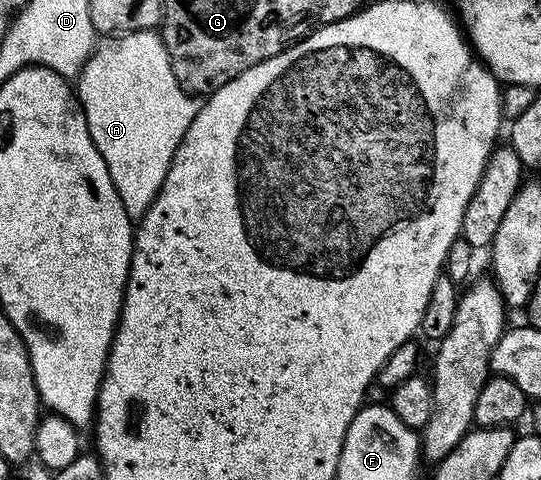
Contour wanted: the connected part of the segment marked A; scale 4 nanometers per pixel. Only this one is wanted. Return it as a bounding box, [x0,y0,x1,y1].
[76,29,199,184]

